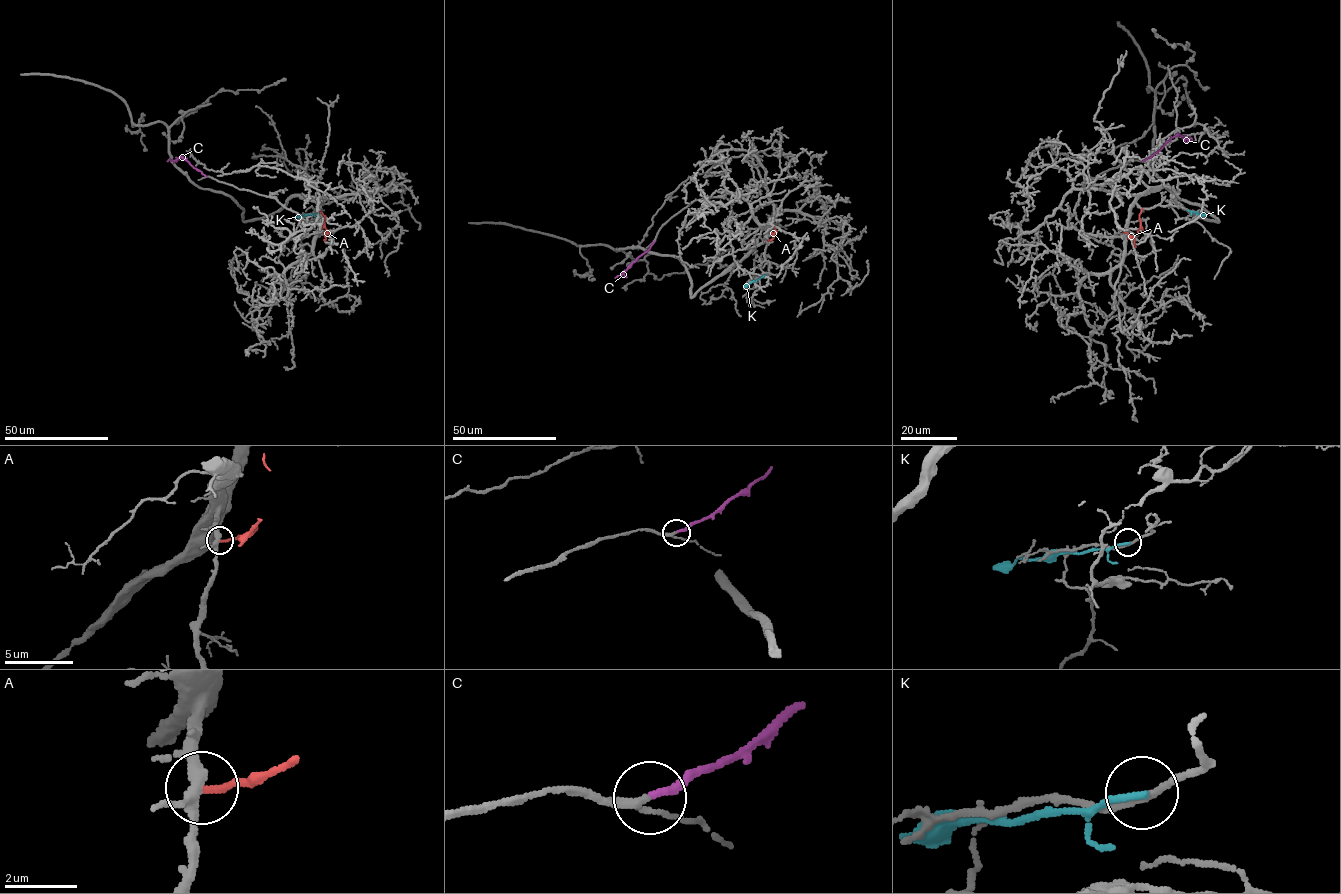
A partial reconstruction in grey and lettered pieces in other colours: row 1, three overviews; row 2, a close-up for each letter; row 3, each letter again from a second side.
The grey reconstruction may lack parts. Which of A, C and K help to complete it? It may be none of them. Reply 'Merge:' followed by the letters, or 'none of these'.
Merge: C

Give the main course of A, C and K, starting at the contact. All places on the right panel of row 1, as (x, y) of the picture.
A: (1142, 208), (1137, 234), (1131, 237), (1123, 232)
C: (1142, 160), (1177, 135), (1193, 140)
K: (1188, 210), (1205, 215)

